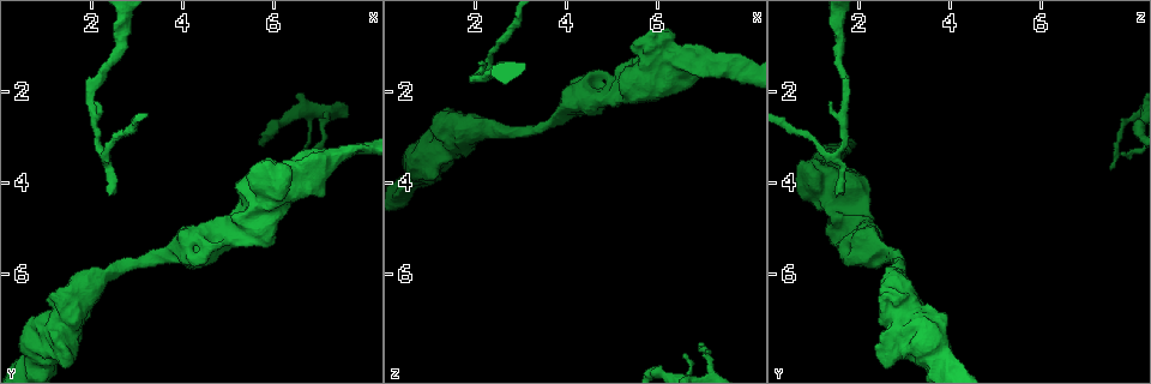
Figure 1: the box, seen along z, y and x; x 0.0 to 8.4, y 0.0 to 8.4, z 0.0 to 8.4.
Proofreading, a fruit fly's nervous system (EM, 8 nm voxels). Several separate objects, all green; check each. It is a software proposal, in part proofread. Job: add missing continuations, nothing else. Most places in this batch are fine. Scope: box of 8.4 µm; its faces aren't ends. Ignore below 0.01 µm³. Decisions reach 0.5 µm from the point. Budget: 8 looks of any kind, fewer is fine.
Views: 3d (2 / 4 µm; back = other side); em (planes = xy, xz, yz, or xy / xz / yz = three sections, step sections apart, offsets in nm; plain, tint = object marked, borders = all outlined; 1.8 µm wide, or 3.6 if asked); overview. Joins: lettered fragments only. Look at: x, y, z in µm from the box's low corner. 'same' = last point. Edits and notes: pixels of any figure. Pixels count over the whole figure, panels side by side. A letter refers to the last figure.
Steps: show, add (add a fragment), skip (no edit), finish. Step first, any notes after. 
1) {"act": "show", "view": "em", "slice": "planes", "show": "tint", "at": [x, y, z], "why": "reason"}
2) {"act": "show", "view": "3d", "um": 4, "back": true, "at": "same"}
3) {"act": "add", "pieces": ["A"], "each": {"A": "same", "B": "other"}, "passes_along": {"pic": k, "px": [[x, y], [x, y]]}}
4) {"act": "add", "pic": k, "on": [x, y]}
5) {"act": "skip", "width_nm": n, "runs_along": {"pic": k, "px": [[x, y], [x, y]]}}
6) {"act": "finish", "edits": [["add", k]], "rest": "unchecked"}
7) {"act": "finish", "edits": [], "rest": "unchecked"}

{"act": "show", "view": "em", "um": 3.6, "slice": "planes", "show": "borders", "at": [5.70, 4.65, 1.70], "why": "sudden change in width"}

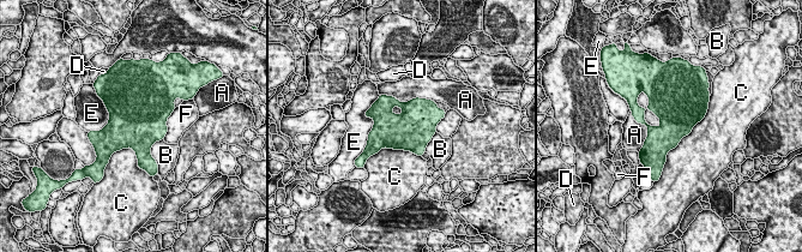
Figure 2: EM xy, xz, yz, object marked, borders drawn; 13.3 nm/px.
{"act": "skip", "each": {"A": "other", "B": "other", "C": "other", "D": "other", "E": "other", "F": "other"}, "found": "no lettered fragment goes on from it"}

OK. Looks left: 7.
{"act": "show", "view": "em", "um": 3.6, "slice": "planes", "show": "borders", "at": [1.40, 7.40, 2.95], "why": "abrupt turn"}

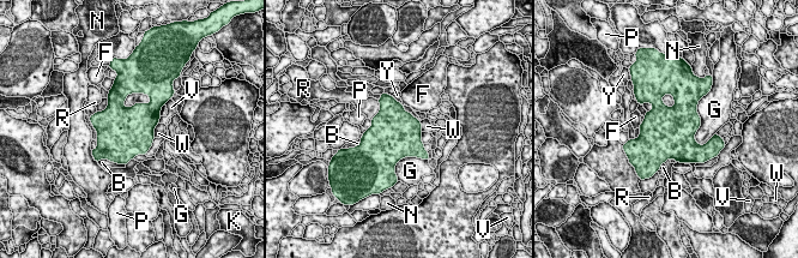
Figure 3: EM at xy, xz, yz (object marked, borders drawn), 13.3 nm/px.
{"act": "skip", "width_nm": 700, "each": {"B": "other", "F": "other", "G": "other", "K": "other", "N": "other", "P": "other", "R": "other", "V": "other", "W": "other", "Y": "other"}, "border": {"pic": 3, "px": [[158, 122], [155, 127], [153, 137]]}, "found": "none of them fits"}

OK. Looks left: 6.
{"act": "show", "view": "3d", "um": 2, "back": true, "at": [2.40, 4.30, 1.50], "why": "tapers out"}

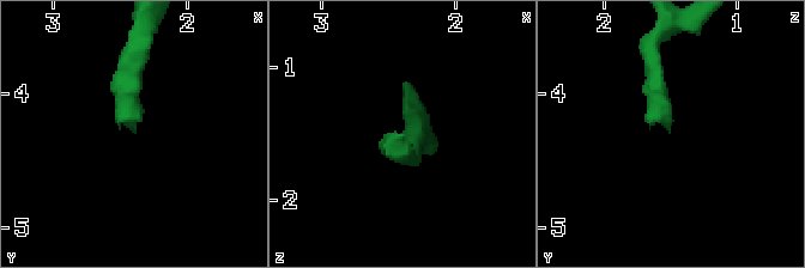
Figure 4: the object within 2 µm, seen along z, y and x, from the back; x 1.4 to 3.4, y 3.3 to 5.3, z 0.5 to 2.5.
{"act": "show", "view": "em", "slice": "planes", "show": "borders", "at": [2.40, 4.26, 1.52]}

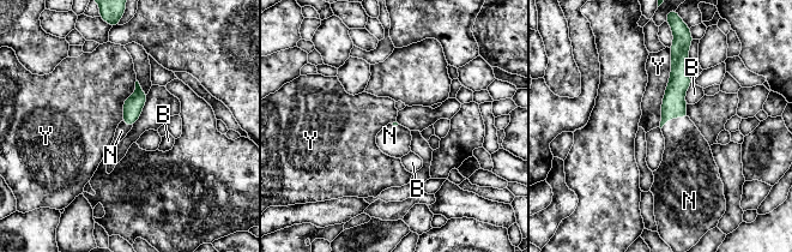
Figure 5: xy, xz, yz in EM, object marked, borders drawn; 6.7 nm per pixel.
{"act": "add", "pieces": ["N"], "each": {"B": "other", "N": "same", "Y": "other"}, "found": "it goes on there"}

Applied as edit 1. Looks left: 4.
{"act": "show", "view": "3d", "um": 4, "at": [7.10, 2.70, 7.85], "why": "sudden change in width"}

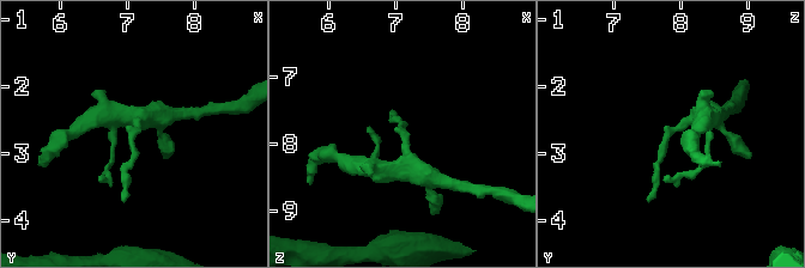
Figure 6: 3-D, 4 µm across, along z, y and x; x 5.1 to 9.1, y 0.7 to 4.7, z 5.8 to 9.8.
{"act": "show", "view": "em", "slice": "xy", "step": 4, "show": "tint", "at": [7.10, 2.70, 7.90]}

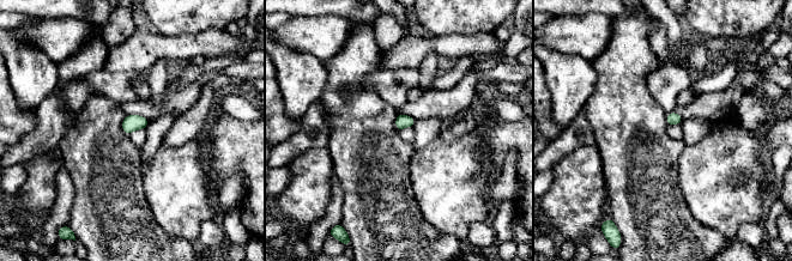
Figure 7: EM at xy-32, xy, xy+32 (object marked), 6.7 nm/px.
{"act": "show", "view": "em", "slice": "planes", "show": "borders", "at": "same", "why": "another direction"}

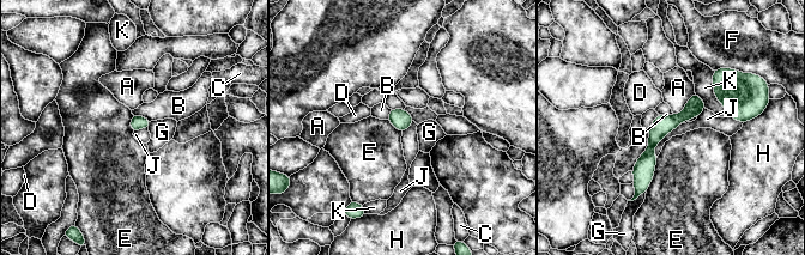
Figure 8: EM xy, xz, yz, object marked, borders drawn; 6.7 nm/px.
{"act": "skip", "each": {"A": "other", "B": "other", "C": "other", "D": "other", "E": "other", "F": "other", "G": "other", "H": "other", "J": "other", "K": "other"}, "found": "none of them fits"}

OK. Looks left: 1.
{"act": "finish", "edits": [["add", 5]], "rest": "unchecked"}

